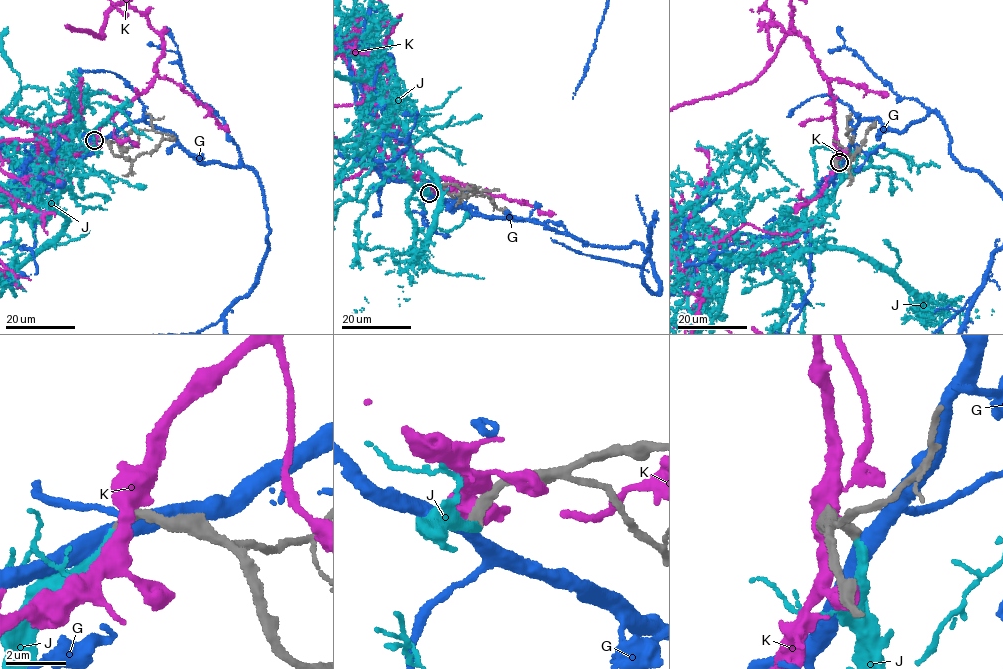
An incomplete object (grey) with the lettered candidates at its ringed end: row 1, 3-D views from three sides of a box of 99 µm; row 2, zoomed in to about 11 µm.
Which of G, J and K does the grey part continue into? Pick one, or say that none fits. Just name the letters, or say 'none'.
J

